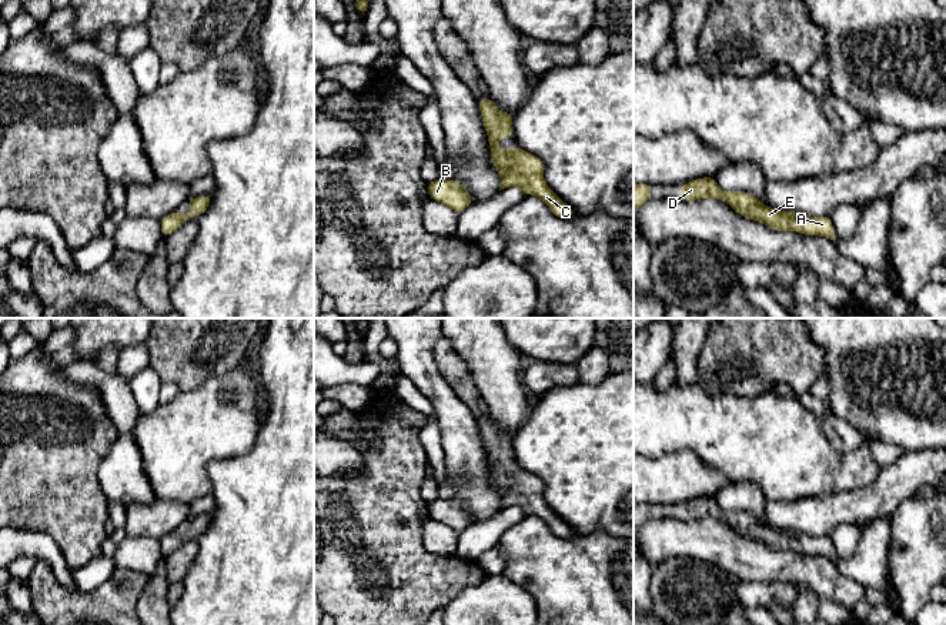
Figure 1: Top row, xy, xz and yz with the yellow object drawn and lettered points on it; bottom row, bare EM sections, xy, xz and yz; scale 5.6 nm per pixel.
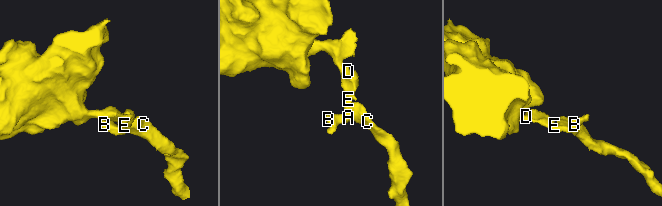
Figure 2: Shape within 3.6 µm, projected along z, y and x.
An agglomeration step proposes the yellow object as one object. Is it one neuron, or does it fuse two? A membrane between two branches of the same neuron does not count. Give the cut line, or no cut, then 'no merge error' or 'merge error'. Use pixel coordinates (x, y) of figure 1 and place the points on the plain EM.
cut none; no merge error

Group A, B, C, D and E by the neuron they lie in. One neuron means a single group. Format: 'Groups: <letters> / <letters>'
Groups: A B C D E

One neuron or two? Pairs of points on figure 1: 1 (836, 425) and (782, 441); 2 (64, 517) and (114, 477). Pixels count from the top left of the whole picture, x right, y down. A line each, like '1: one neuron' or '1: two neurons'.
1: two neurons
2: two neurons

